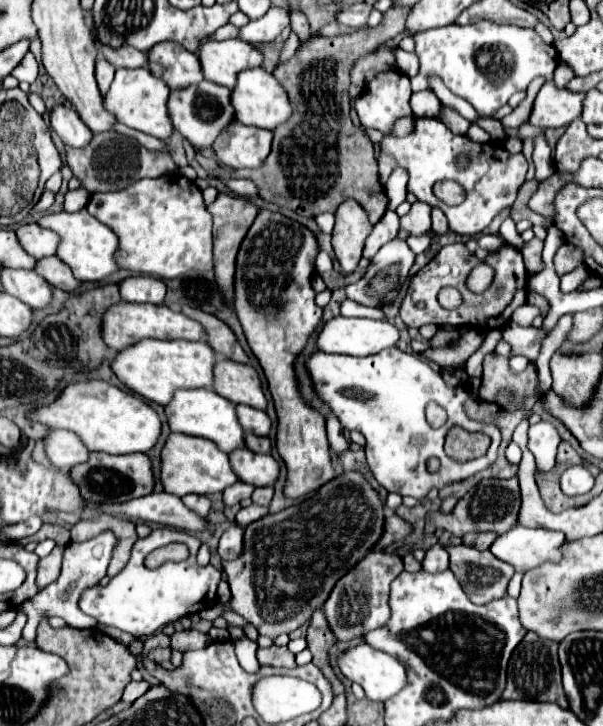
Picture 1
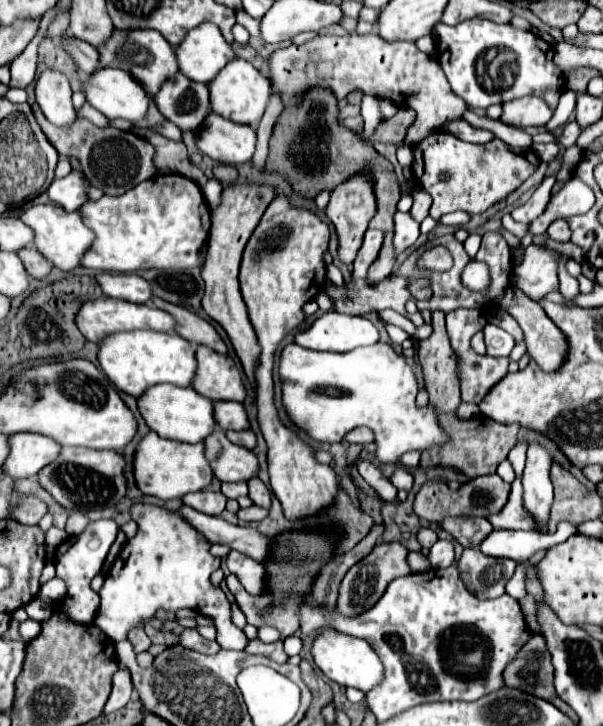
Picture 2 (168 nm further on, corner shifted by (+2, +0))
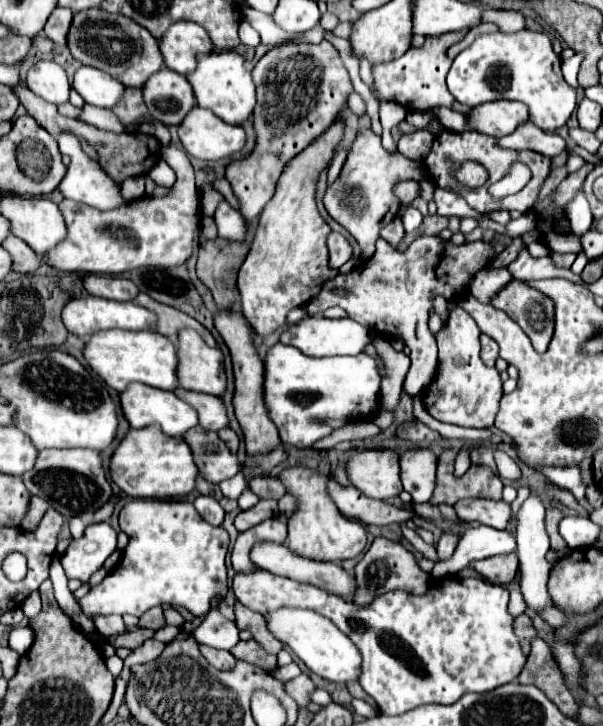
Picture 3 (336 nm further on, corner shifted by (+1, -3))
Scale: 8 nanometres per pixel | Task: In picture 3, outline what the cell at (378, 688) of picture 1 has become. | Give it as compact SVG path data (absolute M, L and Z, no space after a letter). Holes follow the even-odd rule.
M288 607L272 611L264 617L274 637L280 639L284 645L288 645L316 675L334 683L350 683L360 679L360 673L362 673L360 649L340 629L336 629L336 625L332 625L332 621L328 621L326 617L308 609L288 609Z

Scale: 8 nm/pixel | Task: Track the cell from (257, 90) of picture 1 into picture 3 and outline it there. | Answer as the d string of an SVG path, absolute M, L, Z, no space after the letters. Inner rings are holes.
M212 51L200 57L196 73L188 75L192 89L196 93L196 101L200 107L210 109L222 121L230 125L242 125L254 111L256 105L256 85L246 69L246 61L236 51Z

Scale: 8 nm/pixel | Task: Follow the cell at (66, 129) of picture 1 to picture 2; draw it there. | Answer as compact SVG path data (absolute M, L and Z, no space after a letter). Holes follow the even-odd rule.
M43 70L35 82L35 100L49 122L69 126L77 116L71 104L69 78L57 70Z

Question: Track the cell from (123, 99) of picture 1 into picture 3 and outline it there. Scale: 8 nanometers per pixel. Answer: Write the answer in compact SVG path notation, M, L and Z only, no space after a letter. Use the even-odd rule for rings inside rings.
M80 67L74 75L72 87L80 93L80 97L96 107L112 109L122 101L126 87L112 75L100 73L94 67Z

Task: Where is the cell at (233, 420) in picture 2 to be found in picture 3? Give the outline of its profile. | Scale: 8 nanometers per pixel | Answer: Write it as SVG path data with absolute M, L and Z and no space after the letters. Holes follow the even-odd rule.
M174 389L176 393L180 393L180 397L184 397L184 401L188 401L192 407L196 407L196 411L200 413L200 425L208 431L220 431L230 427L228 415L226 415L226 407L224 401L216 395L206 395L206 393L188 393L186 389Z

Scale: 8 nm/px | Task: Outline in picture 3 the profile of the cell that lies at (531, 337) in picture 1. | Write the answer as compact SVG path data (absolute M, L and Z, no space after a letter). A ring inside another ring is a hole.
M456 305L448 317L448 329L436 333L440 367L436 379L422 391L428 413L446 423L464 427L492 427L502 397L502 379L496 367L486 367L480 357L481 331L468 311Z

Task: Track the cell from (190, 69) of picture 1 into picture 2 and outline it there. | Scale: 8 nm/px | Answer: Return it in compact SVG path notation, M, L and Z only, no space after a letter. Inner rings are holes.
M115 30L115 34L111 34L111 42L107 42L107 46L99 46L97 52L101 66L129 72L143 84L147 94L155 94L167 78L179 72L173 46L155 30Z

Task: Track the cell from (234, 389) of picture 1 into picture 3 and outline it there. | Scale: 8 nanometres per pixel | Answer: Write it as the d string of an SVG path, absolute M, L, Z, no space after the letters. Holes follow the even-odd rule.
M192 329L178 335L178 385L188 391L222 395L226 391L226 371L222 367L222 351L208 347Z

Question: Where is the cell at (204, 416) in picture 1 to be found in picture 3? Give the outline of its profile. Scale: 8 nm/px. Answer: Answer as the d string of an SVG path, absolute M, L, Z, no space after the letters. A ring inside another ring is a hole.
M132 383L124 393L120 393L120 403L126 419L134 429L142 429L148 425L160 425L162 433L170 437L184 437L192 427L198 425L198 413L192 405L188 405L184 399L180 399L174 391L156 389L142 383Z

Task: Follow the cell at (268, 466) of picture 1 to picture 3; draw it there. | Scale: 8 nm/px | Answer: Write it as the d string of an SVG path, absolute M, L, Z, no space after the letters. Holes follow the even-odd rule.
M196 427L184 439L188 441L188 445L192 445L196 465L206 481L220 483L240 471L238 457L226 447L218 433L206 431L204 427Z

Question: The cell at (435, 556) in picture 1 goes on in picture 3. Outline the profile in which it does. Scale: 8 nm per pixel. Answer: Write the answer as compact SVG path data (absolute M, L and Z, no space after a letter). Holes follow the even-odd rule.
M444 533L436 545L436 551L438 551L438 561L446 561L452 557L454 549L458 545L458 537L452 535L452 533Z

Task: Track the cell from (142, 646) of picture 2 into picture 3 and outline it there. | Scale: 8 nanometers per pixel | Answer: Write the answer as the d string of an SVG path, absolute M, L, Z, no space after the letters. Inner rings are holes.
M100 615L100 617L94 619L94 623L96 623L98 631L100 631L102 635L106 635L106 637L126 633L126 625L122 623L122 617L120 617L120 615L110 615L110 617Z

